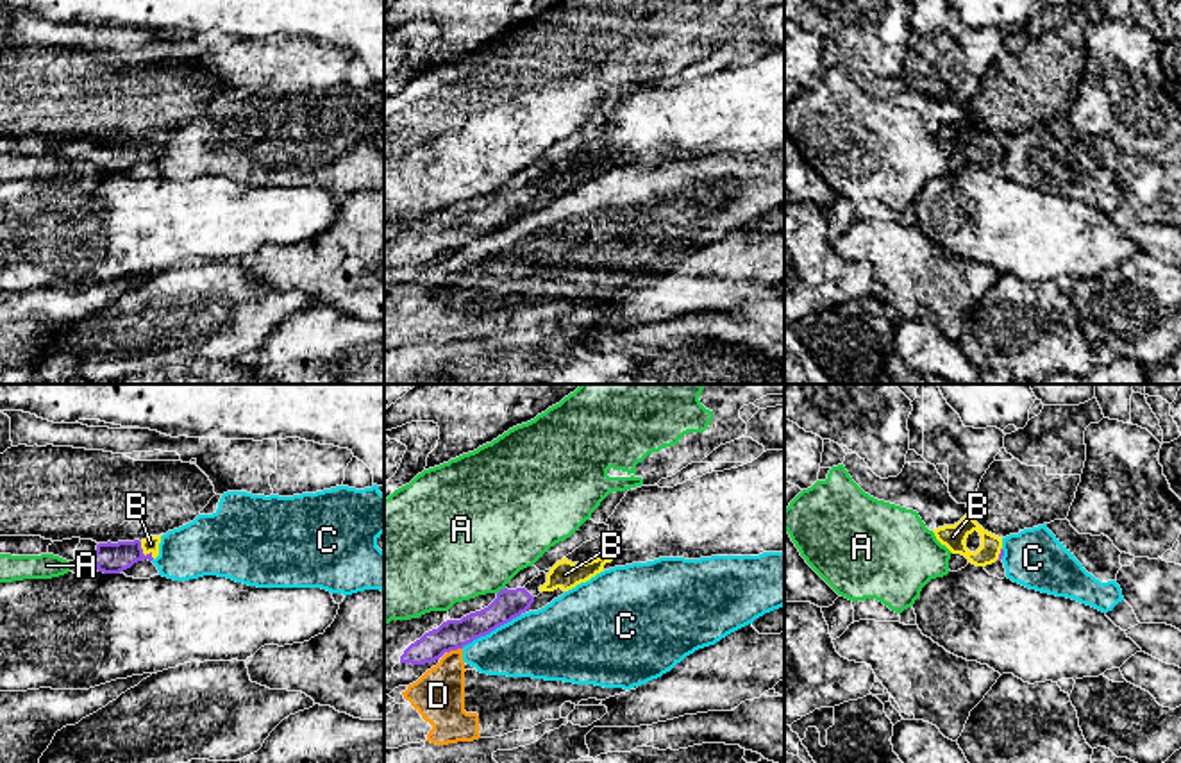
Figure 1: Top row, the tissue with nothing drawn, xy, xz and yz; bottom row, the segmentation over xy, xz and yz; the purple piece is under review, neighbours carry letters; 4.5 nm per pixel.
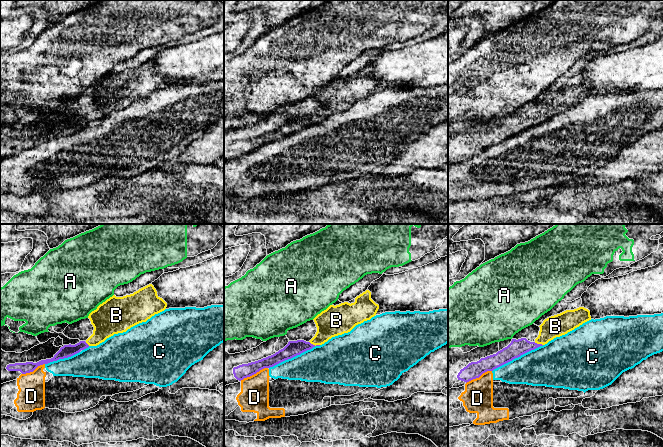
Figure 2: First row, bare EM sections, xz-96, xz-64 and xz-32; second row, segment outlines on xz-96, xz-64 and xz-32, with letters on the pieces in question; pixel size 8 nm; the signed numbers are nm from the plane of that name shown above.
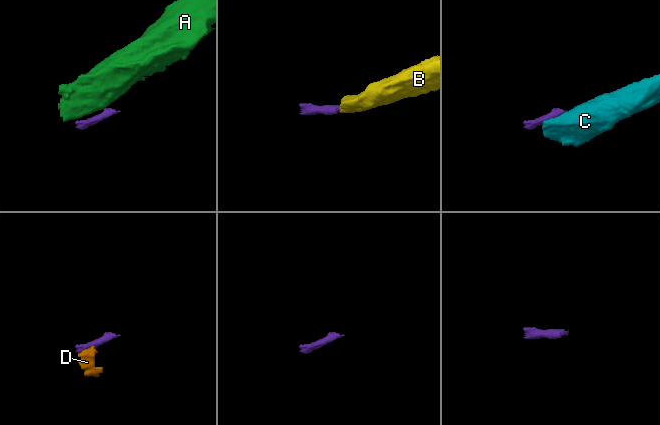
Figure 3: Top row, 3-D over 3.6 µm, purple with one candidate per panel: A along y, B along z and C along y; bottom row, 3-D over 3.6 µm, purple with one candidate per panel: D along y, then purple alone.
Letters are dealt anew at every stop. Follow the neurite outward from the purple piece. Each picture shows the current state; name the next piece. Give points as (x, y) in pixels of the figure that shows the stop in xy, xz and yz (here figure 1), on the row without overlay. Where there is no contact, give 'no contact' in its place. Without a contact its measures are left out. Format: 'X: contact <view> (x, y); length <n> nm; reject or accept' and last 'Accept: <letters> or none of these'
A: contact xz (501, 190); length 50 nm; reject
B: contact xy (142, 152); length 100 nm; accept
C: contact xz (490, 231); length 320 nm; reject
D: contact xz (454, 249); length 80 nm; reject
Accept: B

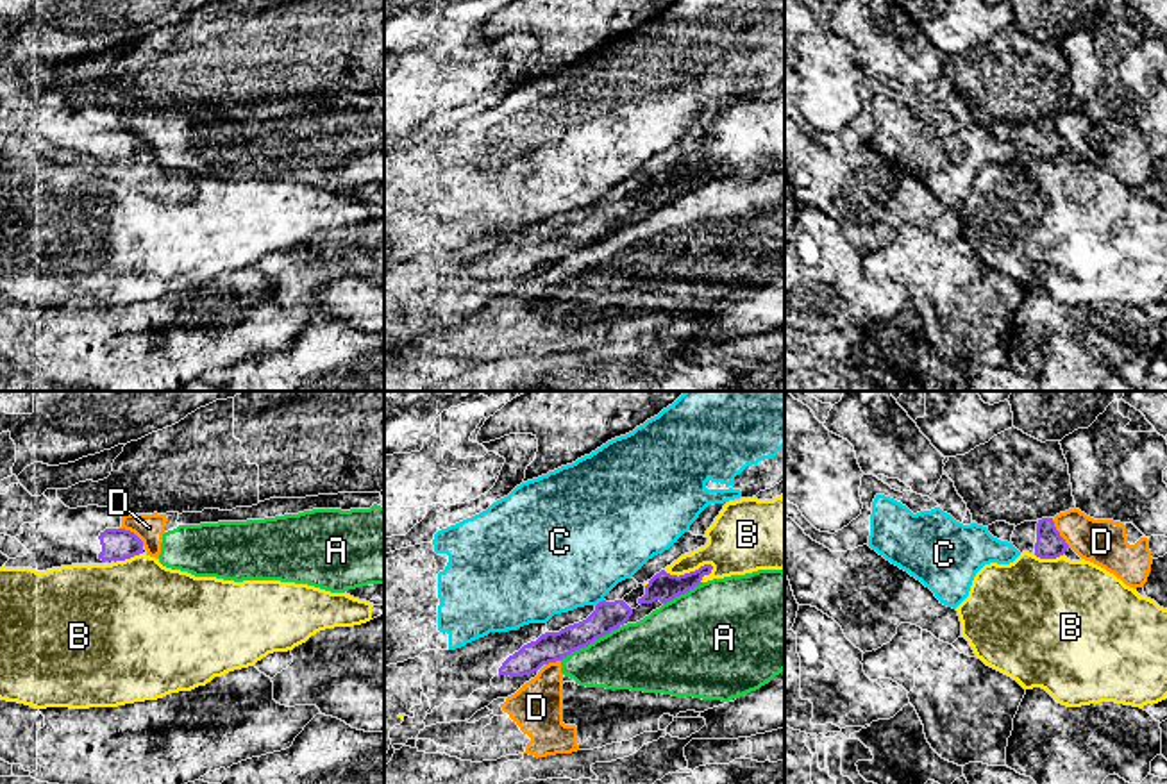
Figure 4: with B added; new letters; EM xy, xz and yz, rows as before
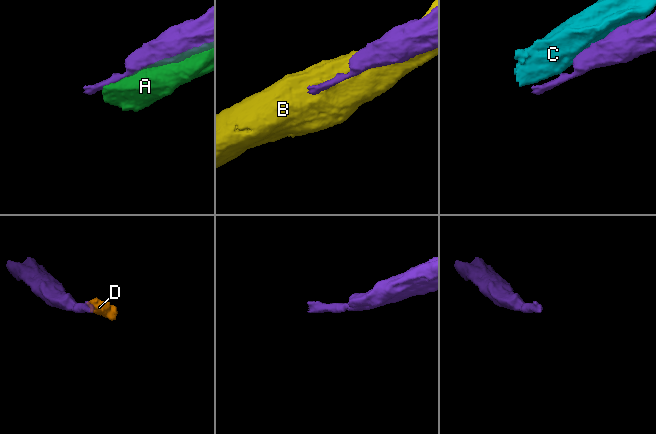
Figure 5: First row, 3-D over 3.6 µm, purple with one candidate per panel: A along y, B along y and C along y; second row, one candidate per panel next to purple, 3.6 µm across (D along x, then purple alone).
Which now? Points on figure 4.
A: contact xz (588, 243); length 320 nm; reject
B: contact xz (690, 172); length 240 nm; reject
C: contact xz (599, 202); length 50 nm; reject
D: contact yz (1058, 134); length 150 nm; reject
Accept: none of these

